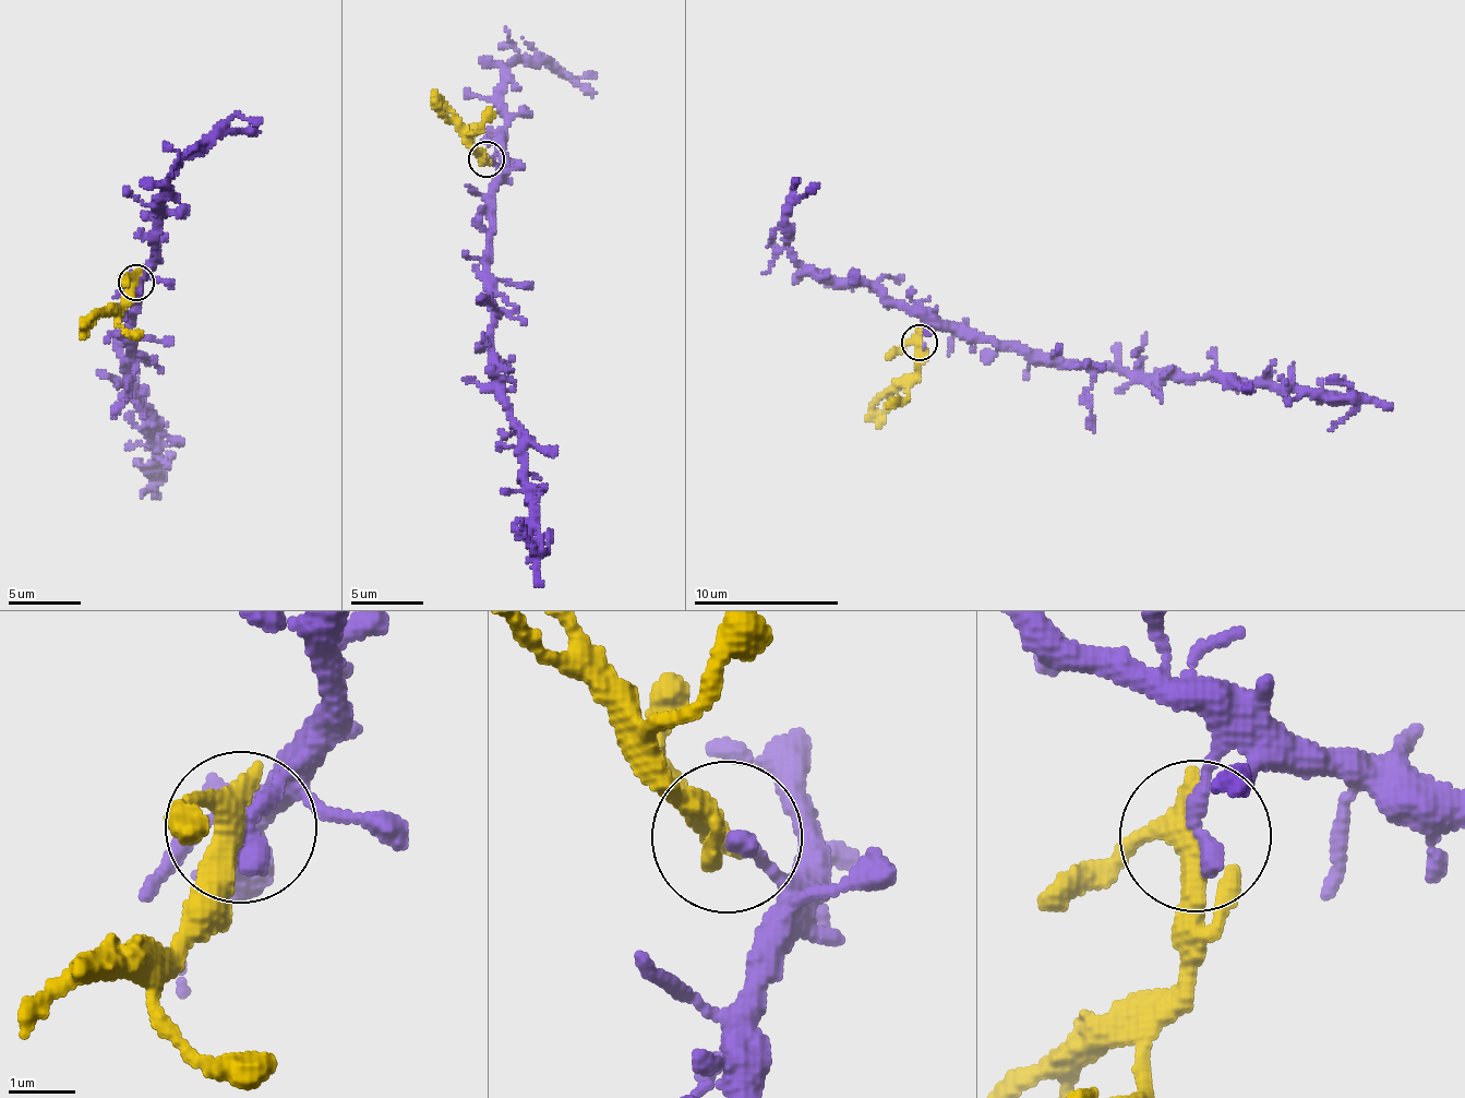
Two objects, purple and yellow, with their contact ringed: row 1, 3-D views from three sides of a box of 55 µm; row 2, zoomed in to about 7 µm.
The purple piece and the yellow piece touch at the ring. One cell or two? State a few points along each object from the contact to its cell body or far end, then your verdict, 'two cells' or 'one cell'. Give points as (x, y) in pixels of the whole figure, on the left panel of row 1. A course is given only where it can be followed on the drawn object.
course purple (136, 282), (147, 270), (128, 343), (129, 392), (151, 420), (148, 434), (154, 455), (151, 475), (159, 498); course yellow (136, 282), (125, 302), (112, 306), (82, 327); two cells

